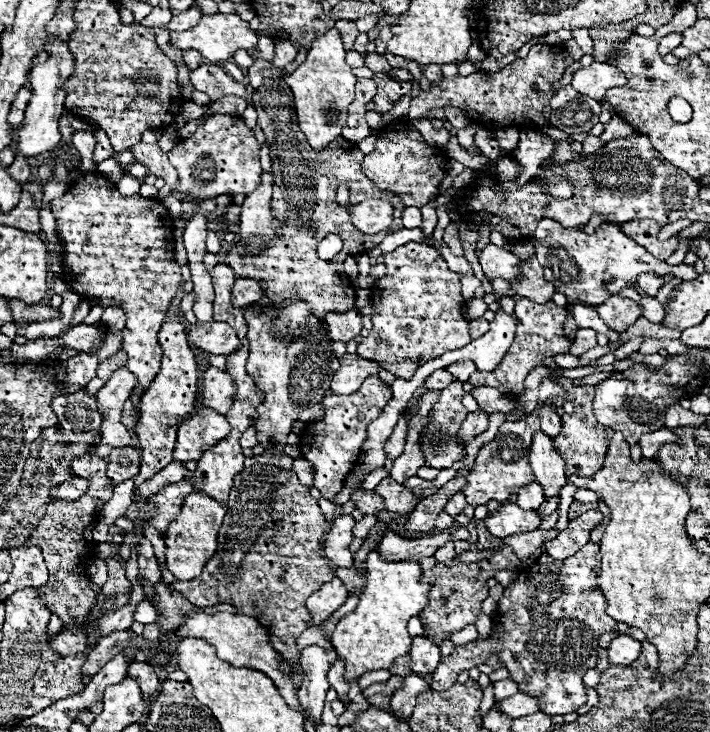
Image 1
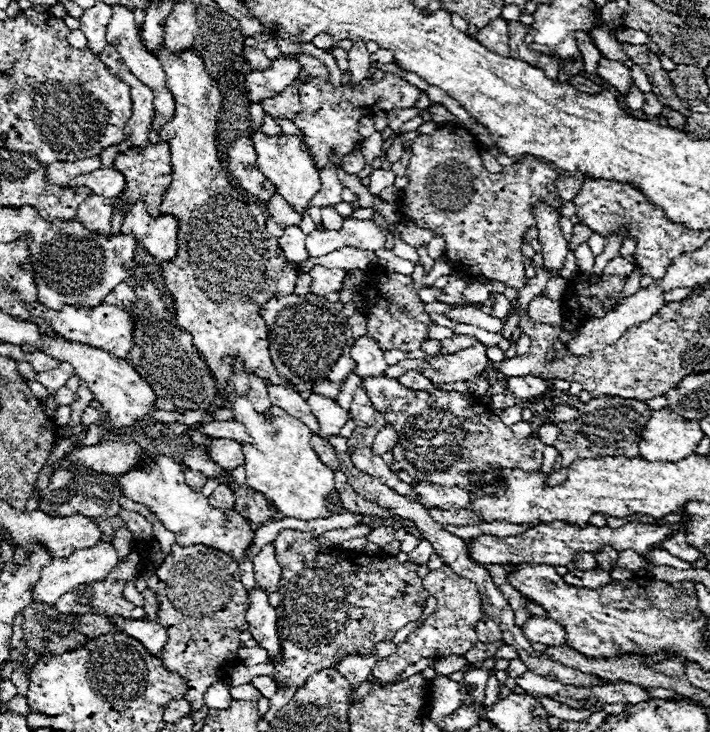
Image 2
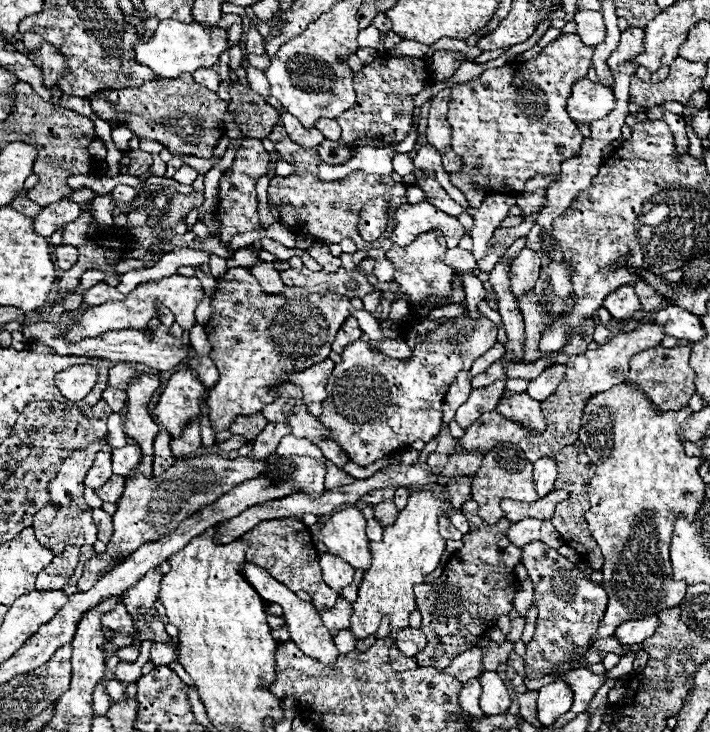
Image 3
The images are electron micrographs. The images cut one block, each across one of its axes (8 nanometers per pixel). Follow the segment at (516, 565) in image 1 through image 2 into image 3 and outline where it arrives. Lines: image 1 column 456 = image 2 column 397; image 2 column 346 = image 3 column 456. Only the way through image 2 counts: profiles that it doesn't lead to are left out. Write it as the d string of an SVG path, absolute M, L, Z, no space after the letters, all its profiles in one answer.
M472 498L462 506L462 514L470 522L470 532L464 534L464 538L462 538L464 548L460 548L458 552L454 552L450 556L450 560L446 564L448 570L444 570L444 574L438 578L438 582L418 584L414 588L416 604L418 604L418 610L422 614L422 628L420 630L428 638L428 646L420 654L416 654L418 666L432 666L432 668L444 670L452 662L452 658L458 656L458 652L466 652L468 648L474 648L478 644L476 640L480 636L484 636L486 630L496 626L498 616L508 614L512 610L512 600L514 600L514 594L518 592L518 578L514 574L514 566L520 562L522 550L508 542L502 528L498 528L494 532L496 524L488 524L476 514L476 502Z

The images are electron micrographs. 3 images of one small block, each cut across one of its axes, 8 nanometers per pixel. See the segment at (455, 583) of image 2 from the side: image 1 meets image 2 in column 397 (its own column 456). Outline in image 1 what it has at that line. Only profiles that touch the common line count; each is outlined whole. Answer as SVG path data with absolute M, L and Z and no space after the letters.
M588 542L584 548L576 552L576 556L564 560L552 560L548 554L542 554L526 572L526 594L520 596L518 602L506 604L506 590L504 590L504 596L498 600L498 610L494 618L504 626L502 636L478 638L472 644L456 646L456 652L448 658L442 658L442 664L436 668L430 684L432 690L438 692L448 690L450 686L456 684L456 676L460 674L460 670L470 670L474 666L480 666L486 662L490 654L496 652L500 662L510 670L510 678L516 680L516 684L520 686L520 692L540 696L542 712L548 712L550 716L576 712L588 700L582 678L590 668L596 668L598 664L598 650L600 650L598 638L606 632L616 632L616 622L606 614L606 600L596 582L598 574L600 574L600 546L594 542Z

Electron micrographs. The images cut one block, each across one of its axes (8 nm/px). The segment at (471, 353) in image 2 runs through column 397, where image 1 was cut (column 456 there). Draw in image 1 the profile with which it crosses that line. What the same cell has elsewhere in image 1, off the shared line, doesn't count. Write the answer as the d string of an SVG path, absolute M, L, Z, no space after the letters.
M464 360L460 364L452 364L446 368L452 376L456 376L460 382L468 382L468 378L476 372L476 366L470 362L470 360Z

